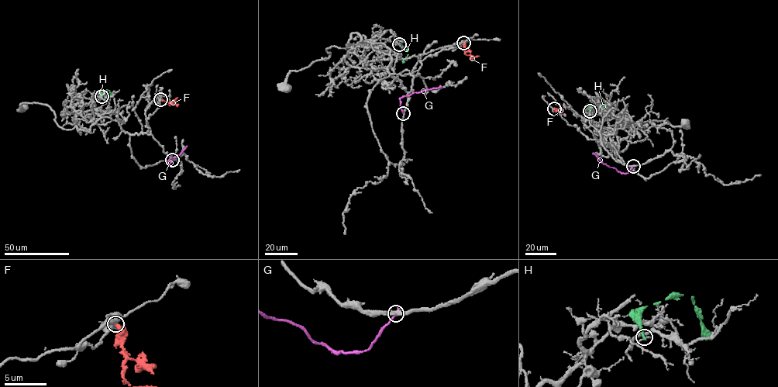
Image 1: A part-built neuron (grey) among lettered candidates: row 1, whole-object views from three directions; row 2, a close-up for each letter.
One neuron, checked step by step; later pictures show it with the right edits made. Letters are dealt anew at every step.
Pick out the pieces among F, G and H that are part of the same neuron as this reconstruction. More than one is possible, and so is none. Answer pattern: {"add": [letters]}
{"add": []}

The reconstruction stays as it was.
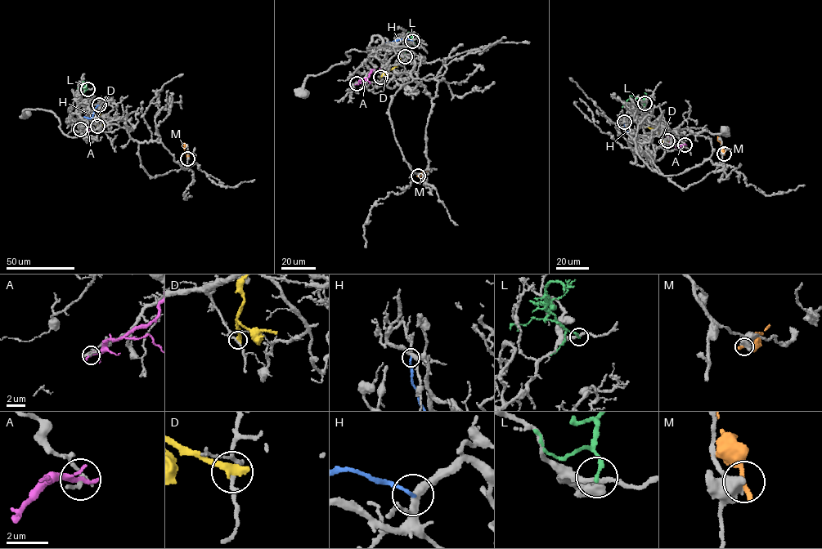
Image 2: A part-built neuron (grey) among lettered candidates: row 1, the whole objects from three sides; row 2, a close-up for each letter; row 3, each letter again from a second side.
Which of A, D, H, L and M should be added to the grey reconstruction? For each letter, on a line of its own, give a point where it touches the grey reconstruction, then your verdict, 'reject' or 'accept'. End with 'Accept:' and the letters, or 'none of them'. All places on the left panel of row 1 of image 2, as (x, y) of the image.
A: meets grey at (80, 129); reject
D: meets grey at (97, 126); reject
H: meets grey at (99, 104); reject
L: meets grey at (87, 89); reject
M: meets grey at (187, 158); reject
Accept: none of them

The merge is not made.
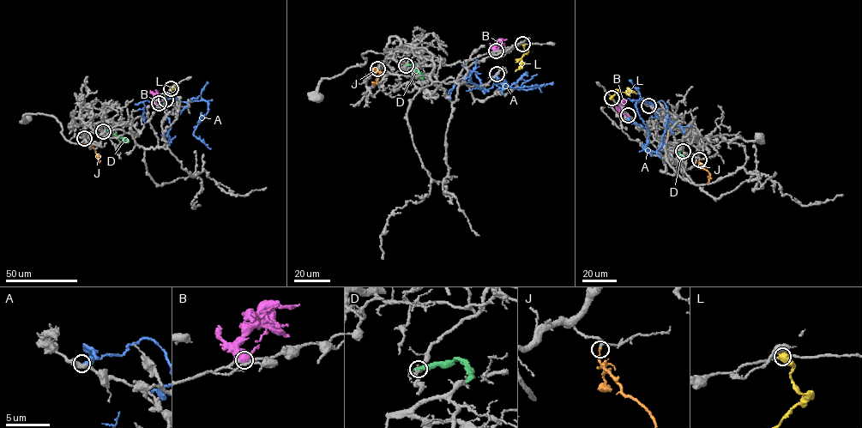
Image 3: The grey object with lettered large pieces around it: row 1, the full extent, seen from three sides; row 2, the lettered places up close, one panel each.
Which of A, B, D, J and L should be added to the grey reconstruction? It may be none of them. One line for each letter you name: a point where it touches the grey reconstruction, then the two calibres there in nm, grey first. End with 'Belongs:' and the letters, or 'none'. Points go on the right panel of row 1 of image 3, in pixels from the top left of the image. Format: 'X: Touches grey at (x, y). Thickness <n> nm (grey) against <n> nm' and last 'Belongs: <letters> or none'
J: Touches grey at (699, 159). Thickness 160 nm (grey) against 180 nm
Belongs: J

